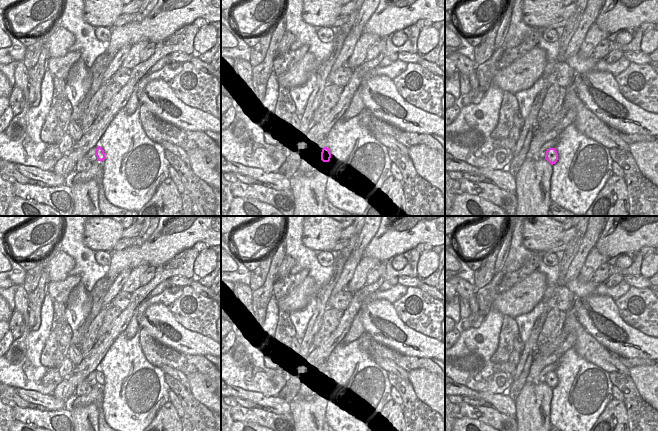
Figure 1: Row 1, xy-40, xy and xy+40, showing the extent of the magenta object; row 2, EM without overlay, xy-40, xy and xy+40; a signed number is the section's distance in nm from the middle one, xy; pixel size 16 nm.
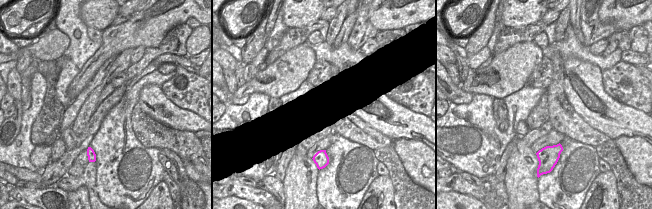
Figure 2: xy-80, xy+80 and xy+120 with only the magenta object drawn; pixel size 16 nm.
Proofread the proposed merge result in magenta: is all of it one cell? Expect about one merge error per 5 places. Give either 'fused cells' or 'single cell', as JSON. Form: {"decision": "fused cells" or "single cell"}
{"decision": "single cell"}

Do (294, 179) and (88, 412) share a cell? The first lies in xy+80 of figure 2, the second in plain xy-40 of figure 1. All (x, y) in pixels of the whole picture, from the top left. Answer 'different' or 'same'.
same

